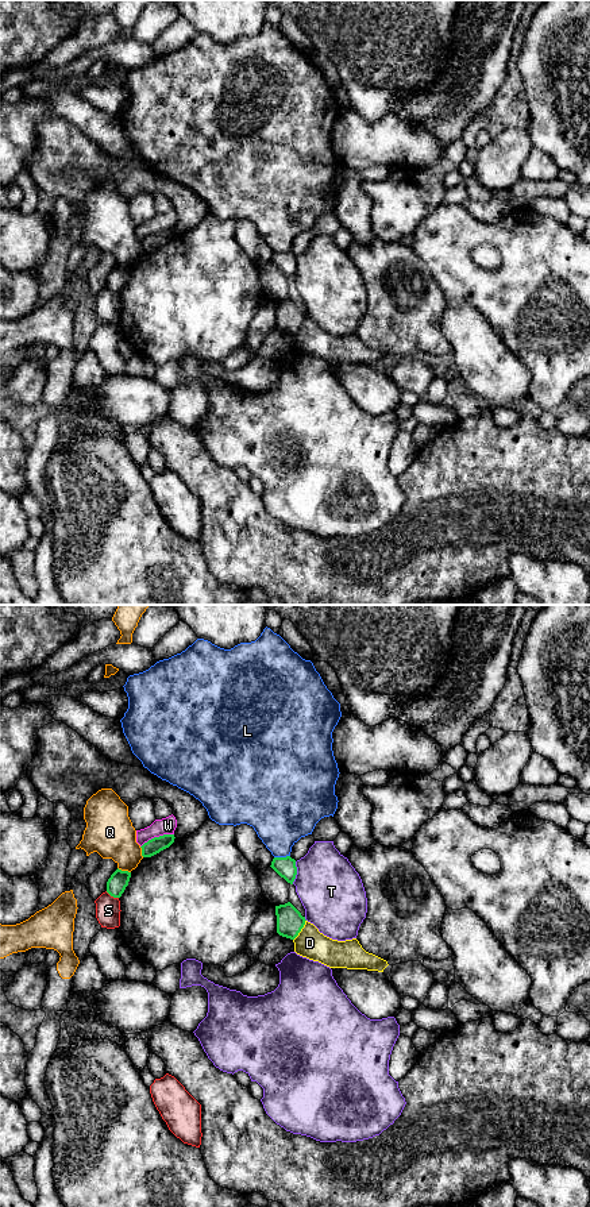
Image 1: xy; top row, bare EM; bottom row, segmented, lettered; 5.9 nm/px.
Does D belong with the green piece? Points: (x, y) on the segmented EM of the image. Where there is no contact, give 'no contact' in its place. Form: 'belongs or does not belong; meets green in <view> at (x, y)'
does not belong; meets green in xy at (300, 930)

